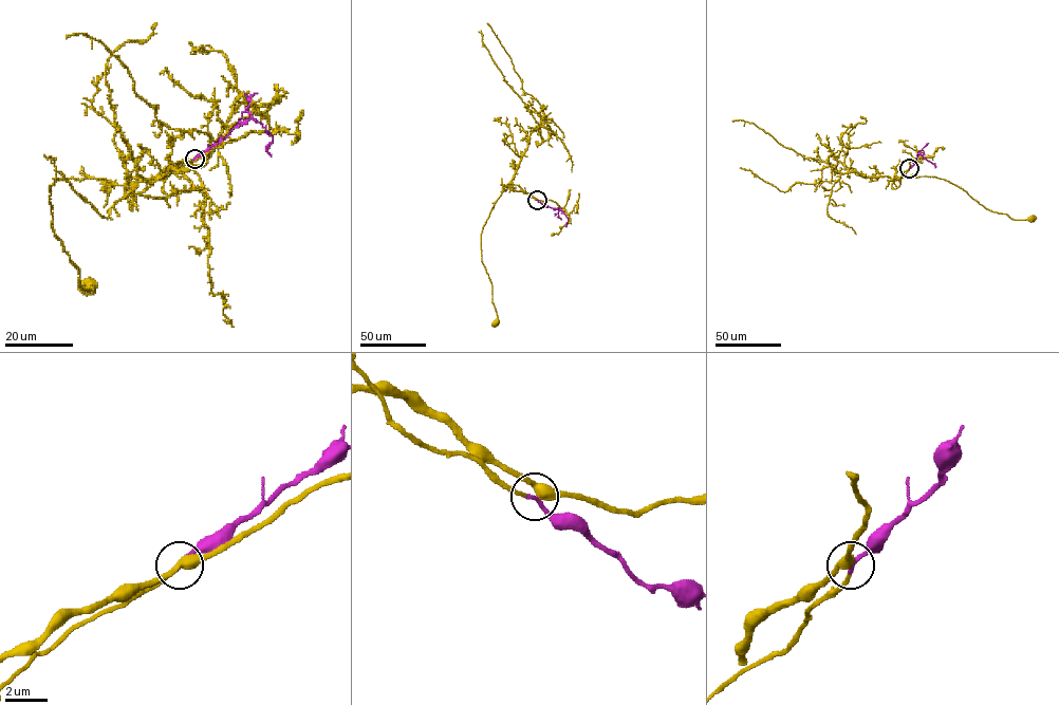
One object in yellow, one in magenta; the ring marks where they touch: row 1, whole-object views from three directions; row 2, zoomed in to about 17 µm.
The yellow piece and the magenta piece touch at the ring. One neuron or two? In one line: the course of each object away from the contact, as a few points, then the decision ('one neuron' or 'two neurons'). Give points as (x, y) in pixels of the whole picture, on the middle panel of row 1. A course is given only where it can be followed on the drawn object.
course yellow (537, 200), (518, 185), (508, 183), (482, 232), (482, 261), (491, 284), (497, 323); course magenta (537, 200), (559, 209), (568, 218), (567, 225); one neuron

